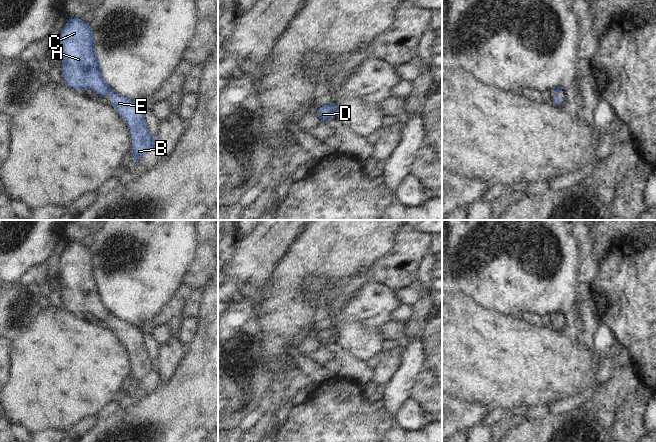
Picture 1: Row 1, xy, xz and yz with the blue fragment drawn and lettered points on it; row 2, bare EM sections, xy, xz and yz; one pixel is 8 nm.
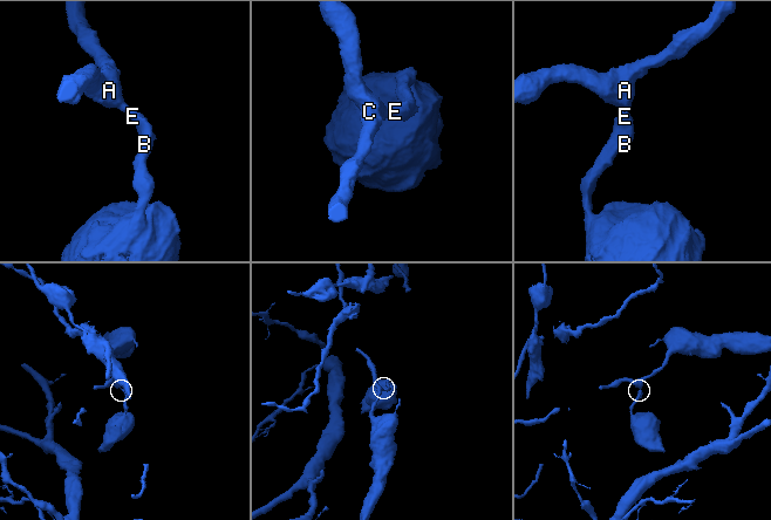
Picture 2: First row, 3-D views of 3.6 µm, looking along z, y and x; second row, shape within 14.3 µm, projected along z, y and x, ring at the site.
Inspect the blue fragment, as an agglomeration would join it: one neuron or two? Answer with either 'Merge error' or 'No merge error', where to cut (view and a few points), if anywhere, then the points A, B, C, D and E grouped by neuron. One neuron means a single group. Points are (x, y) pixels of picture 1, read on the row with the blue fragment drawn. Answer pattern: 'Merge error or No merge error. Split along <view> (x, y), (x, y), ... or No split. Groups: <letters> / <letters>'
No merge error. No split. Groups: A B C D E.

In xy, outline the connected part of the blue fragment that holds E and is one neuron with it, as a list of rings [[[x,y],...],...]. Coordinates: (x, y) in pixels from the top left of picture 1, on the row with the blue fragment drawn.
[[[70,17],[61,31],[61,70],[65,85],[75,90],[92,89],[105,98],[112,94],[111,104],[130,128],[134,162],[142,158],[158,138],[150,134],[144,118],[144,108],[117,91],[105,81],[94,48],[94,34],[89,23]]]

